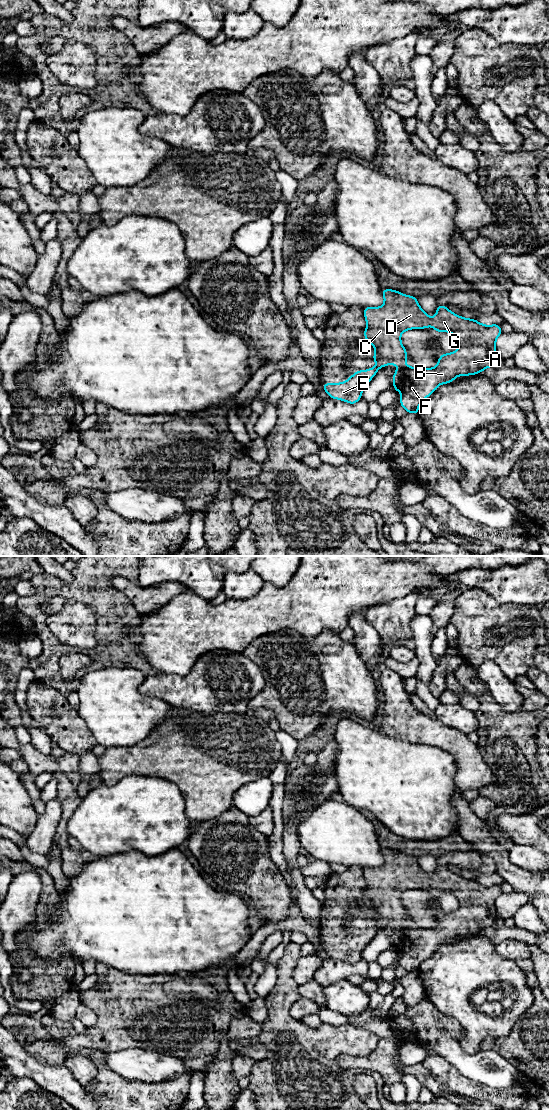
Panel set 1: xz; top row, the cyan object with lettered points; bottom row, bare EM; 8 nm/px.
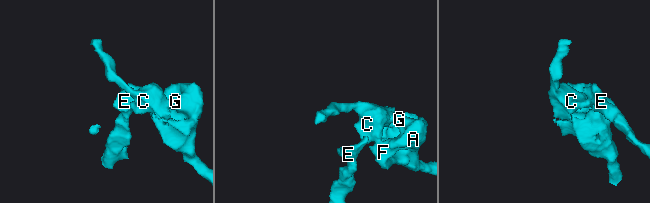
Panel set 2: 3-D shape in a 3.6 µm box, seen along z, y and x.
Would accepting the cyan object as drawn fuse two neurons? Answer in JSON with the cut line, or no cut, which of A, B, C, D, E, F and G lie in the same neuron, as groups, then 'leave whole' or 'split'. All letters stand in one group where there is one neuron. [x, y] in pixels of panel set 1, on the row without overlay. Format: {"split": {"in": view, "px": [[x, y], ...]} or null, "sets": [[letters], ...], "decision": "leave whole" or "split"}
{"split": {"in": "xz", "px": [[376, 925], [378, 928]]}, "sets": [["A", "B", "C", "D", "F", "G"], ["E"]], "decision": "split"}

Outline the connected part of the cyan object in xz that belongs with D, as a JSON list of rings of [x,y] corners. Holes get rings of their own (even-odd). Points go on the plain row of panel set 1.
[[[382,849],[384,864],[380,867],[365,867],[364,878],[366,889],[363,893],[366,901],[373,905],[373,920],[378,928],[386,925],[397,925],[392,942],[395,951],[401,953],[400,966],[406,972],[418,975],[420,964],[429,957],[441,944],[453,943],[459,936],[481,933],[486,928],[498,924],[496,900],[501,895],[498,884],[484,885],[475,879],[461,877],[450,871],[445,865],[438,865],[435,877],[430,877],[419,865],[417,858],[405,855],[392,849]],[[433,887],[436,892],[449,892],[456,897],[459,908],[451,913],[441,914],[433,928],[415,928],[406,925],[407,912],[402,905],[401,895],[411,889]]]

